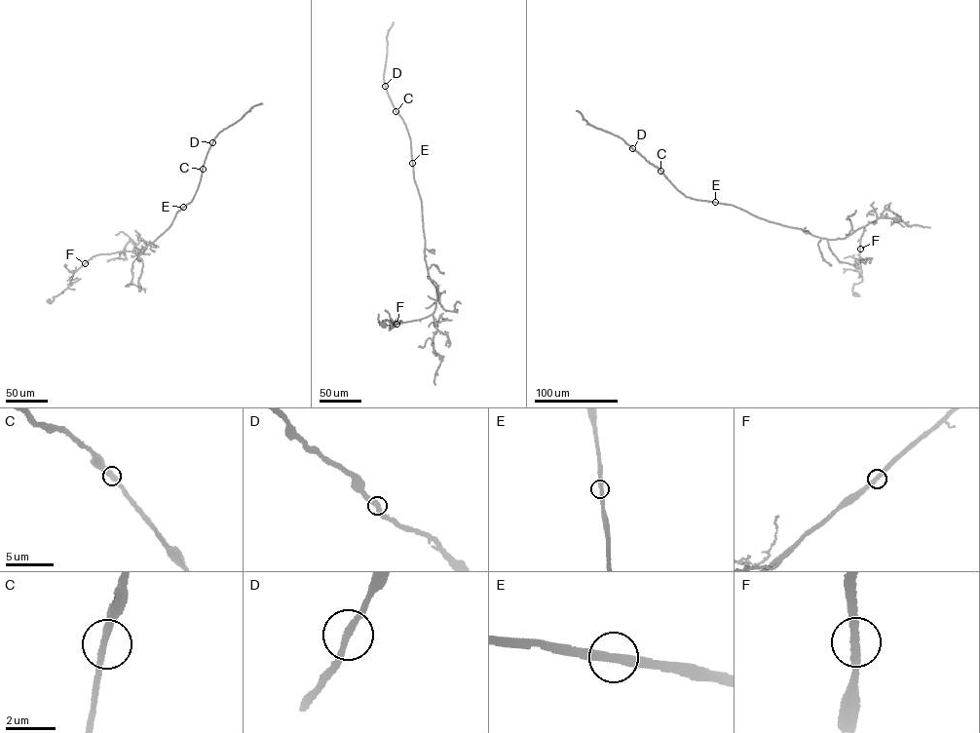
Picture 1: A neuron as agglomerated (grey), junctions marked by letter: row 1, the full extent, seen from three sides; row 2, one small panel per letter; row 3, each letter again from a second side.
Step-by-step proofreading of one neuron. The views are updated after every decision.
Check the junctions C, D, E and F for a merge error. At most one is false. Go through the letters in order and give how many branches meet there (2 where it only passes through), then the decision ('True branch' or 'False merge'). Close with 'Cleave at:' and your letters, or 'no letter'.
C: Branches: 2. True branch
D: Branches: 2. True branch
E: Branches: 2. True branch
F: Branches: 2. True branch
Cleave at: no letter

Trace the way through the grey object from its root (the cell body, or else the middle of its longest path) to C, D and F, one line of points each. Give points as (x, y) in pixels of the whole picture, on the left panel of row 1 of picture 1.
C: (50, 301), (94, 255), (130, 250), (140, 260), (143, 249), (191, 202), (203, 169)
D: (50, 301), (94, 255), (130, 250), (140, 260), (143, 249), (192, 200), (212, 142)
F: (50, 301), (62, 293), (73, 273), (85, 263)

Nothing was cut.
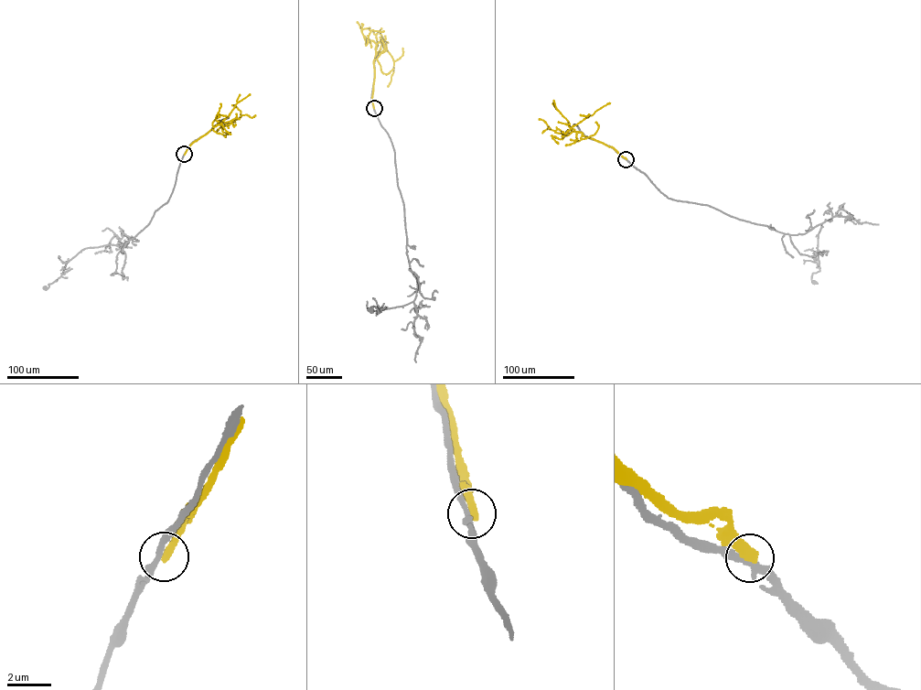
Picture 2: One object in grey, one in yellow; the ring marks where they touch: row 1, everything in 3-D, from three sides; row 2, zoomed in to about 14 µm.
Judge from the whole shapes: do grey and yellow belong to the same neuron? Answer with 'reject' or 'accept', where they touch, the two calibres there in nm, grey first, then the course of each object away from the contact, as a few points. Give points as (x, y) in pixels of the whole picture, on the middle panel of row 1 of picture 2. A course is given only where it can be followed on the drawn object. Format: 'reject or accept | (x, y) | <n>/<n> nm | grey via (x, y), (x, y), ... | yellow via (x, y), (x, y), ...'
reject | (374, 108) | 320/440 nm | grey via (374, 108), (394, 152), (404, 207), (406, 253), (417, 285), (412, 302), (378, 313), (375, 307), (370, 309) | yellow via (374, 108), (373, 62), (376, 44), (380, 42), (393, 62), (387, 86)

